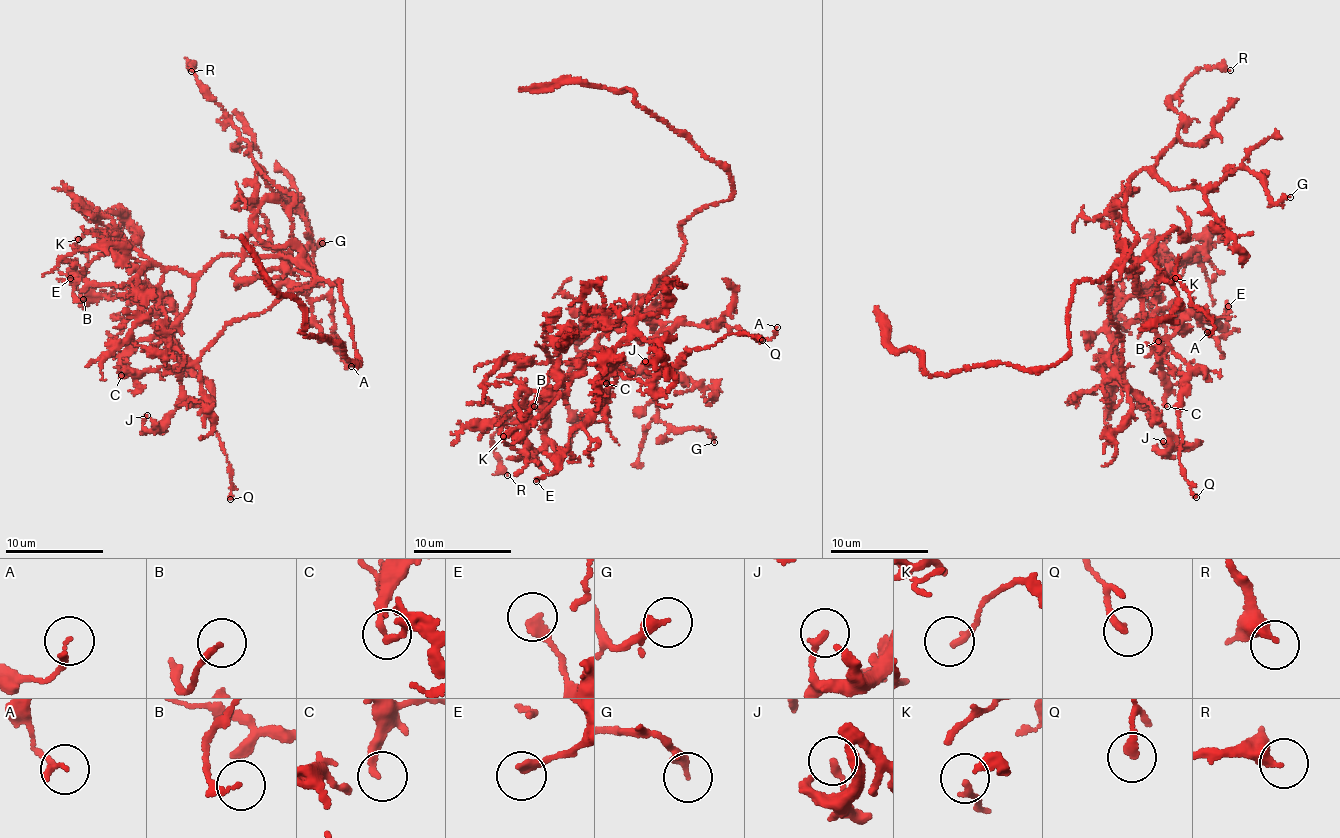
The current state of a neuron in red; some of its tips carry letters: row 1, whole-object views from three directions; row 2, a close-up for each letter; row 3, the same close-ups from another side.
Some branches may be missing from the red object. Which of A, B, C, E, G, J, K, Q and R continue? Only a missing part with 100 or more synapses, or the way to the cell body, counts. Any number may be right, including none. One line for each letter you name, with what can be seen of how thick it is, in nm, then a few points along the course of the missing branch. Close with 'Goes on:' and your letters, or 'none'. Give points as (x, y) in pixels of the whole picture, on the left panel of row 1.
Goes on: none

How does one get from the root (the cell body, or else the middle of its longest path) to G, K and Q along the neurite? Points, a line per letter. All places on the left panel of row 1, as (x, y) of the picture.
G: (322, 278), (292, 237), (293, 197), (256, 165), (282, 200), (297, 210), (302, 197), (310, 235), (322, 243)
K: (322, 278), (277, 254), (220, 256), (186, 274), (115, 243), (111, 233), (78, 239)
Q: (322, 278), (277, 254), (220, 256), (197, 279), (173, 334), (183, 362), (211, 391), (230, 499)

